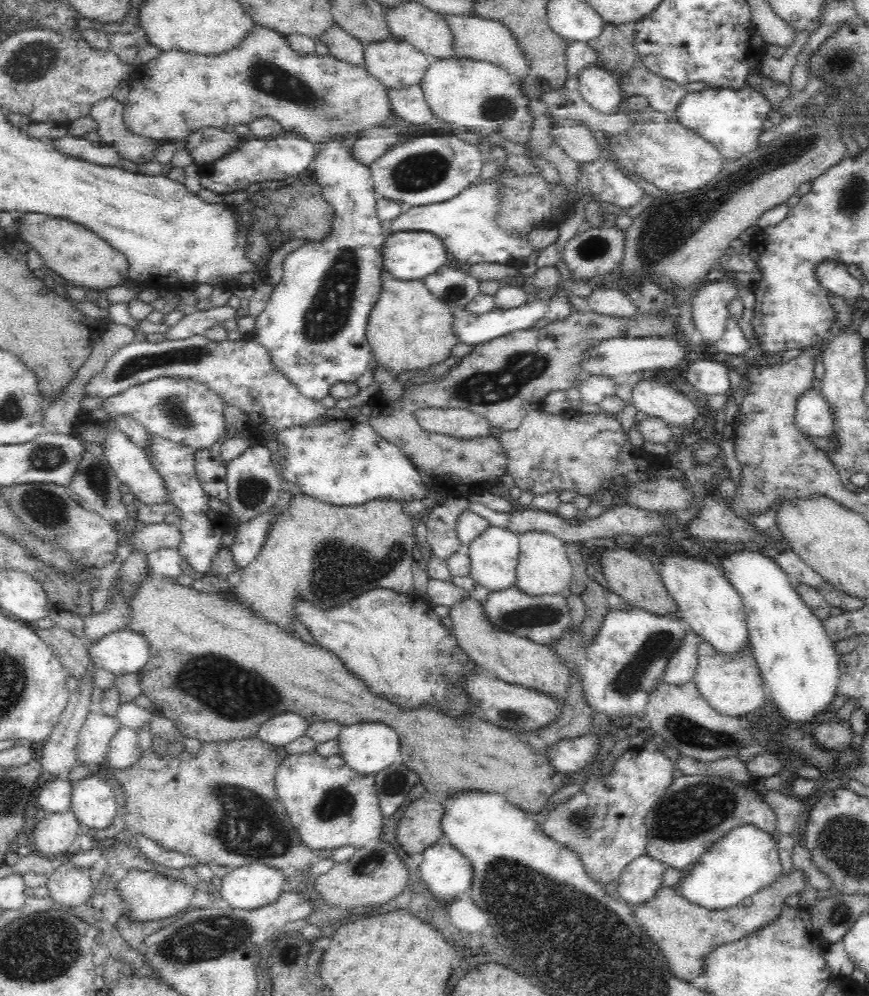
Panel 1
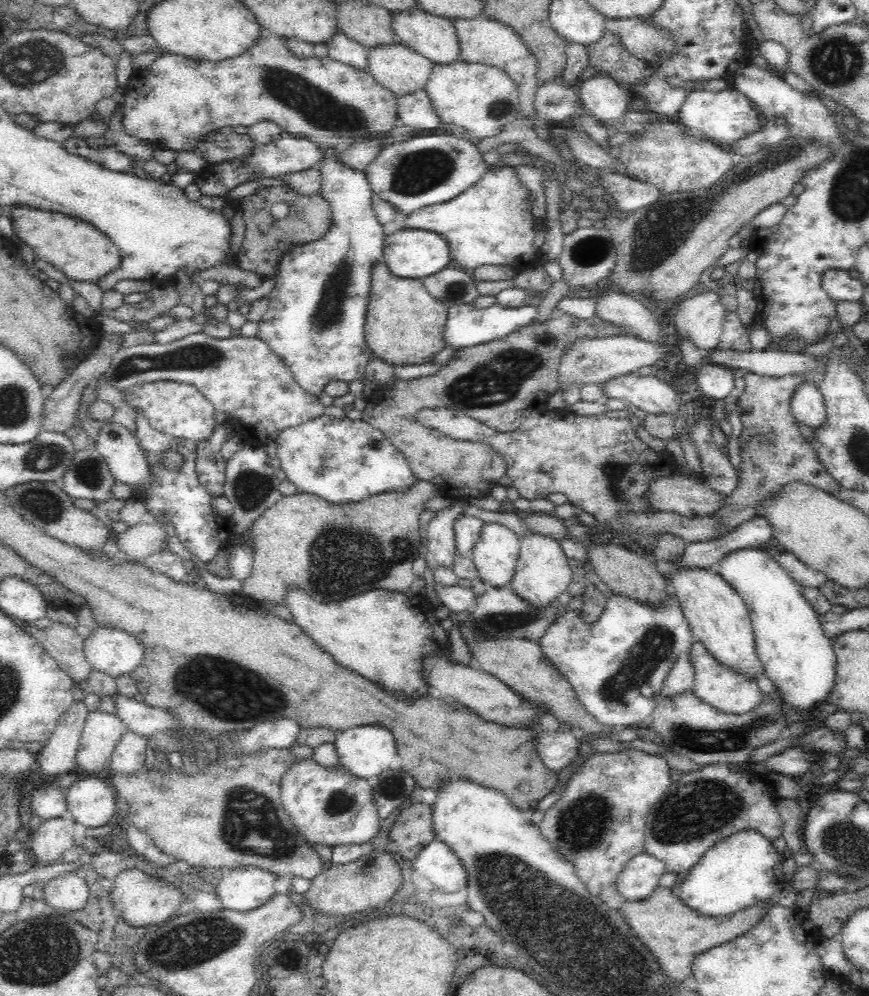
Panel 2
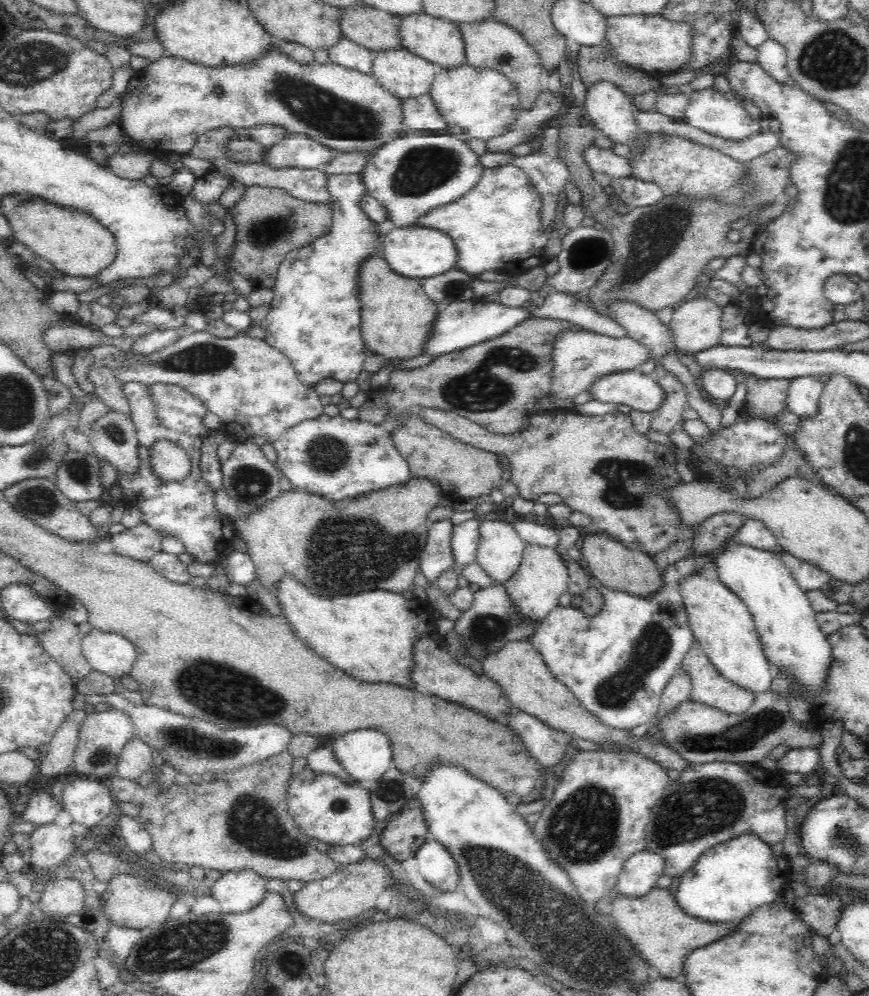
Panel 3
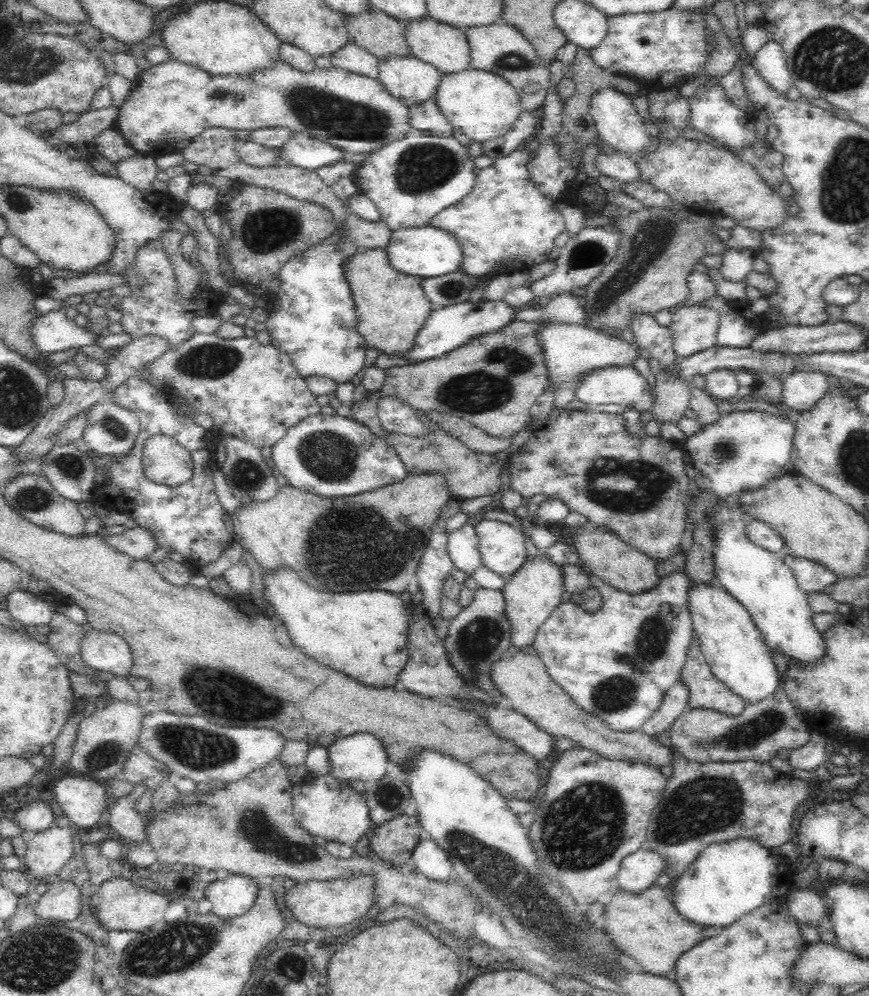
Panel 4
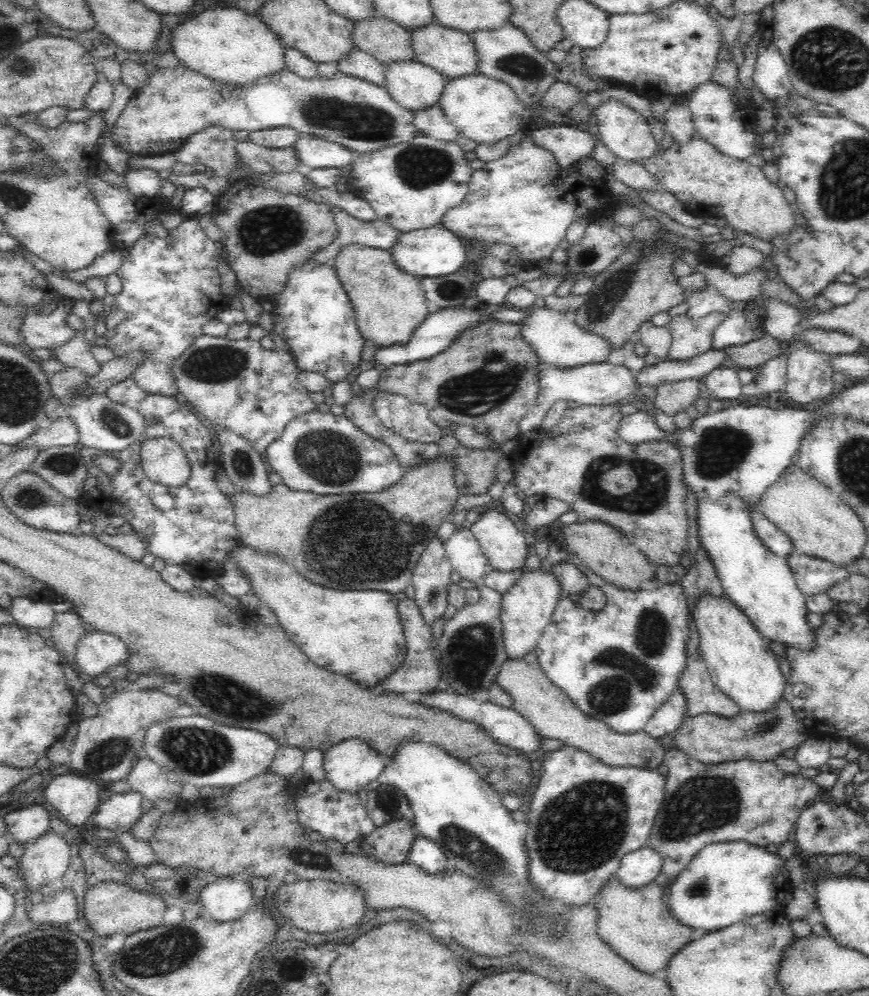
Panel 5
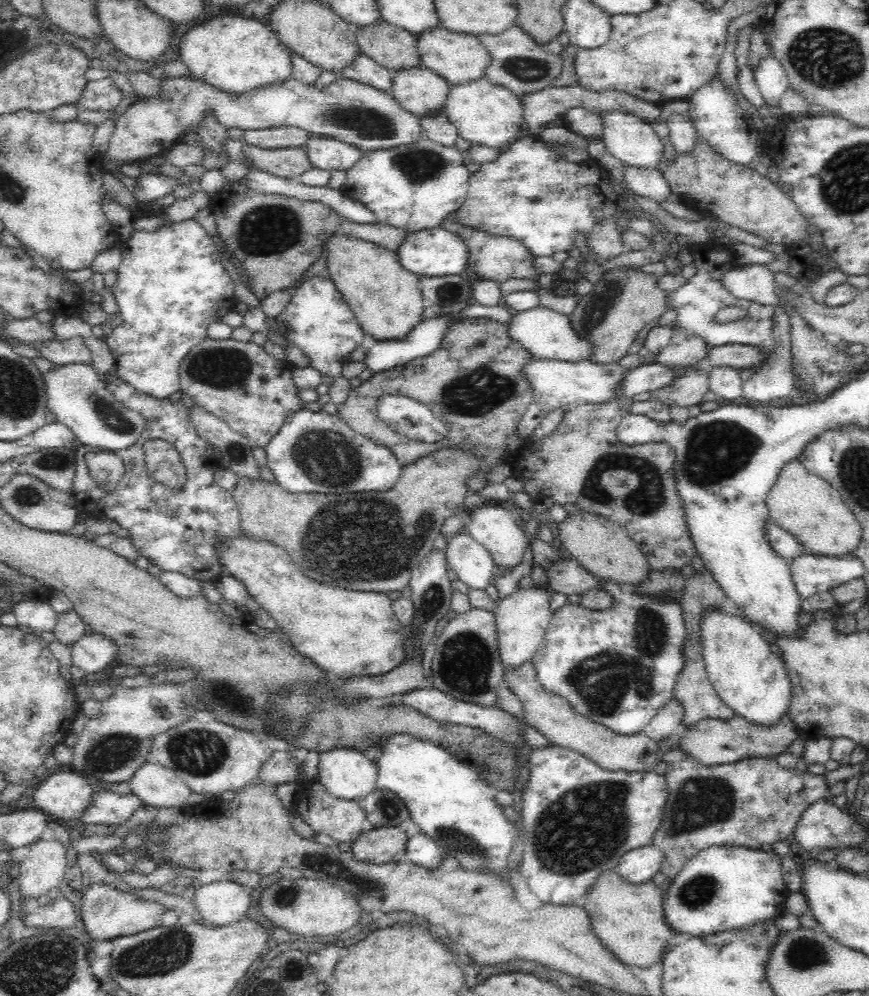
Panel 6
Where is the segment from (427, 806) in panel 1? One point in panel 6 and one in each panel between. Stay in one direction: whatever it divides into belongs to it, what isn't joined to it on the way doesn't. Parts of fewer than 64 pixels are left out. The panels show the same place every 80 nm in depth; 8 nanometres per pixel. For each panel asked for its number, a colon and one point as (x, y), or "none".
2: (412, 830)
3: (403, 835)
4: (393, 841)
5: (390, 843)
6: (377, 846)

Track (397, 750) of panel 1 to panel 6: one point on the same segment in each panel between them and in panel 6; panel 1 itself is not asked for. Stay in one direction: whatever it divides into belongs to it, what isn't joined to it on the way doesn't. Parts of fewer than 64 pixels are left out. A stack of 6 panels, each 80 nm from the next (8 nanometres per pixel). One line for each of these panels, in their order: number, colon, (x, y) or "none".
2: (365, 751)
3: (366, 754)
4: (360, 756)
5: (351, 765)
6: (349, 774)

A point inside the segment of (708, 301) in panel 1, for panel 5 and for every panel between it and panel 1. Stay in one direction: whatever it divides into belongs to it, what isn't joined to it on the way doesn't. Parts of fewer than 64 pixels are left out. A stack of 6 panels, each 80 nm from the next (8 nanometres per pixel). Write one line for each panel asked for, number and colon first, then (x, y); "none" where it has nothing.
2: (699, 319)
3: (696, 325)
4: (693, 328)
5: (690, 337)

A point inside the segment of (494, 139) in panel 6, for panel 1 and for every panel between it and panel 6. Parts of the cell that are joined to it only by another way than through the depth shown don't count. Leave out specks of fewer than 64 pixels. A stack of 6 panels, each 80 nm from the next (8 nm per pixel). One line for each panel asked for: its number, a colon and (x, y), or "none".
1: (477, 95)
2: (483, 99)
3: (482, 101)
4: (483, 105)
5: (486, 110)

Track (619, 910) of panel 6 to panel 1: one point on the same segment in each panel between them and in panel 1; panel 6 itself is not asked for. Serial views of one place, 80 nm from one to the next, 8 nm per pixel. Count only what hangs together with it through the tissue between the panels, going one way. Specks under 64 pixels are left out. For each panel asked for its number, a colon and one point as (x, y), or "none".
1: (685, 933)
2: (674, 933)
3: (664, 935)
4: (646, 926)
5: (636, 922)

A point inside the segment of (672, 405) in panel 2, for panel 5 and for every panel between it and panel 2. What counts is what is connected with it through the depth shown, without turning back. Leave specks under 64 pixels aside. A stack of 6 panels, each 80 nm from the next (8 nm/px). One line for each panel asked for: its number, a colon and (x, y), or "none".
3: (632, 388)
4: (623, 385)
5: (598, 383)

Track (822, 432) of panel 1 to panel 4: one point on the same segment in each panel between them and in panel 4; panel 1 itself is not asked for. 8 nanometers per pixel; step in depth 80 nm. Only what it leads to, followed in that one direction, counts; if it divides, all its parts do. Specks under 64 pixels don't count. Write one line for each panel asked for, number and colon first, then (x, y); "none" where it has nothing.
2: (807, 406)
3: (803, 393)
4: (802, 390)

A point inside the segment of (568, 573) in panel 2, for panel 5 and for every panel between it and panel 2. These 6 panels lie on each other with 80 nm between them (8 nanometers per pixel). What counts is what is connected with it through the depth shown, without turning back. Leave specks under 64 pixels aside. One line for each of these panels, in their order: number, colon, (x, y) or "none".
3: (541, 578)
4: (532, 593)
5: (526, 609)

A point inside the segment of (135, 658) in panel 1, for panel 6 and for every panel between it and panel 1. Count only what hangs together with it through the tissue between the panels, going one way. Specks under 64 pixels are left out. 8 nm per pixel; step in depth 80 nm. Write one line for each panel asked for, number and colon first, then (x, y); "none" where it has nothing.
2: (114, 652)
3: (110, 653)
4: (100, 650)
5: (96, 651)
6: (92, 652)

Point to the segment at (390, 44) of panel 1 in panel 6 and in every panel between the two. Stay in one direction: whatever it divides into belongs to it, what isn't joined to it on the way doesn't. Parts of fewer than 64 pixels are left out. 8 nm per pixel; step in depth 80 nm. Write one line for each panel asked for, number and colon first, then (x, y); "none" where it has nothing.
2: (398, 68)
3: (404, 74)
4: (408, 79)
5: (414, 86)
6: (420, 91)

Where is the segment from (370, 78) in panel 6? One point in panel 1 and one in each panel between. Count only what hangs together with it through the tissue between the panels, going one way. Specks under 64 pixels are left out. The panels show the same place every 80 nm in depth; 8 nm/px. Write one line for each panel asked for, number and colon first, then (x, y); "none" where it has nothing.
1: (342, 46)
2: (340, 48)
3: (346, 53)
4: (351, 57)
5: (359, 64)

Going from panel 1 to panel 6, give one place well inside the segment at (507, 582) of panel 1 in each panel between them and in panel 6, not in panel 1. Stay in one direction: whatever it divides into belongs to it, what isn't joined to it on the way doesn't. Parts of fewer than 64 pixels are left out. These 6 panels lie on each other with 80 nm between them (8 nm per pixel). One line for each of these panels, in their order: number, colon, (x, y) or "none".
2: (496, 553)
3: (499, 552)
4: (502, 549)
5: (501, 536)
6: (494, 527)

